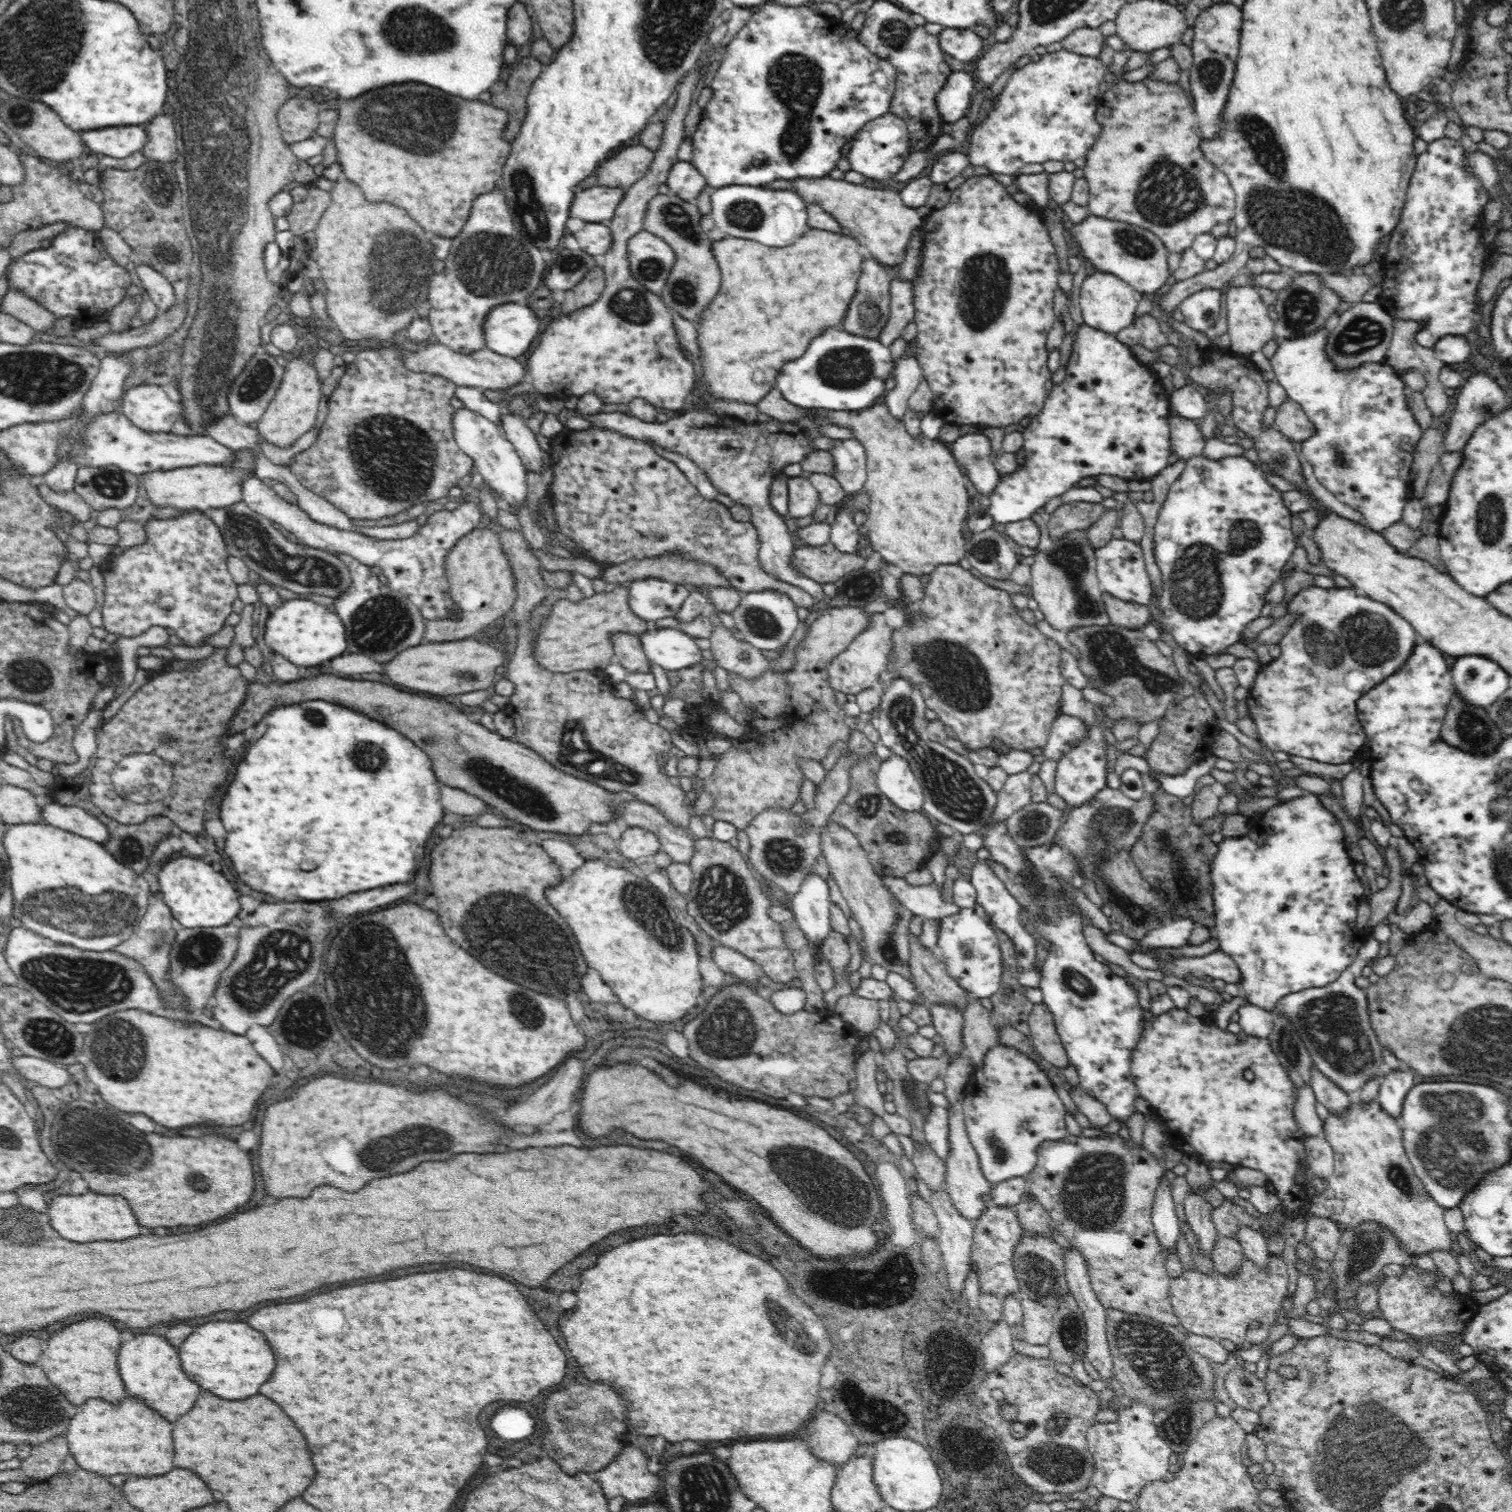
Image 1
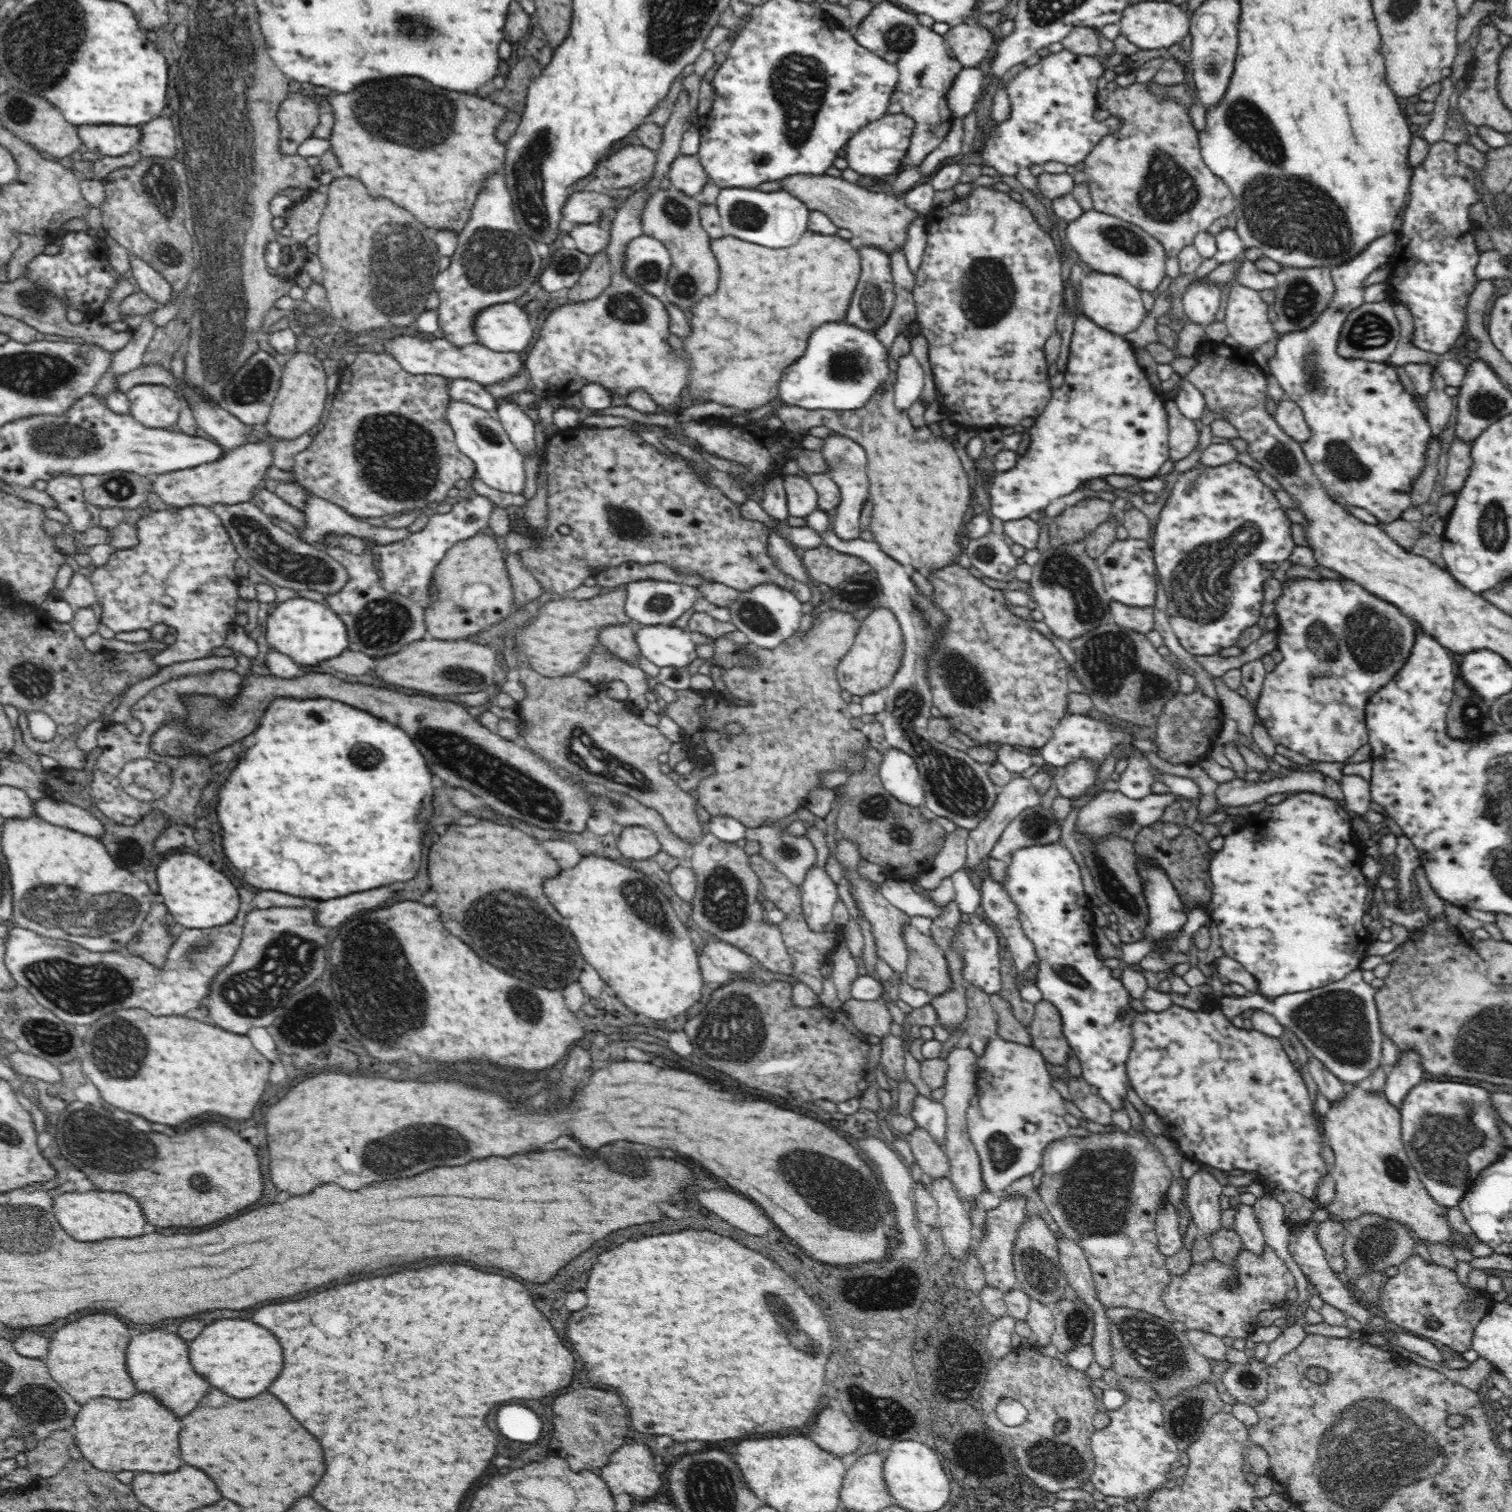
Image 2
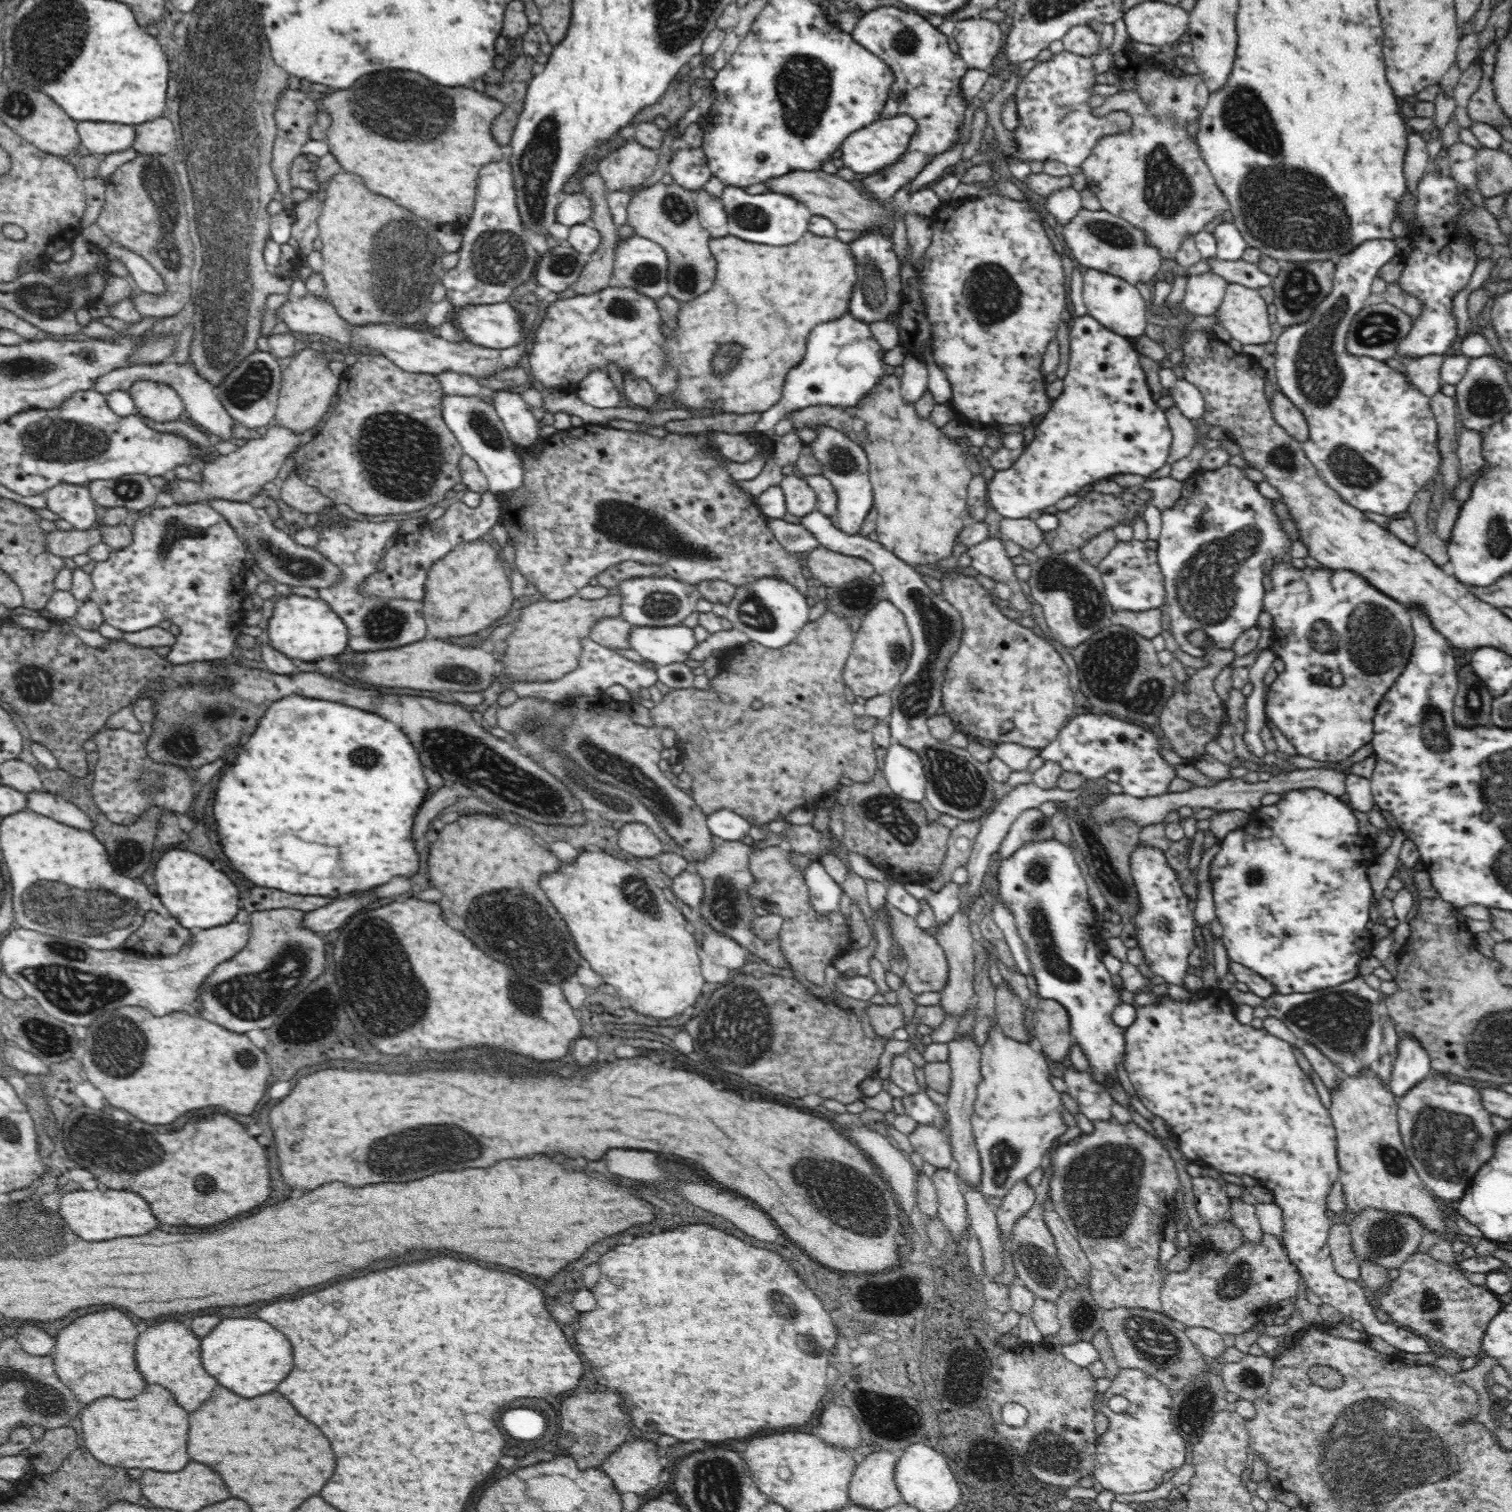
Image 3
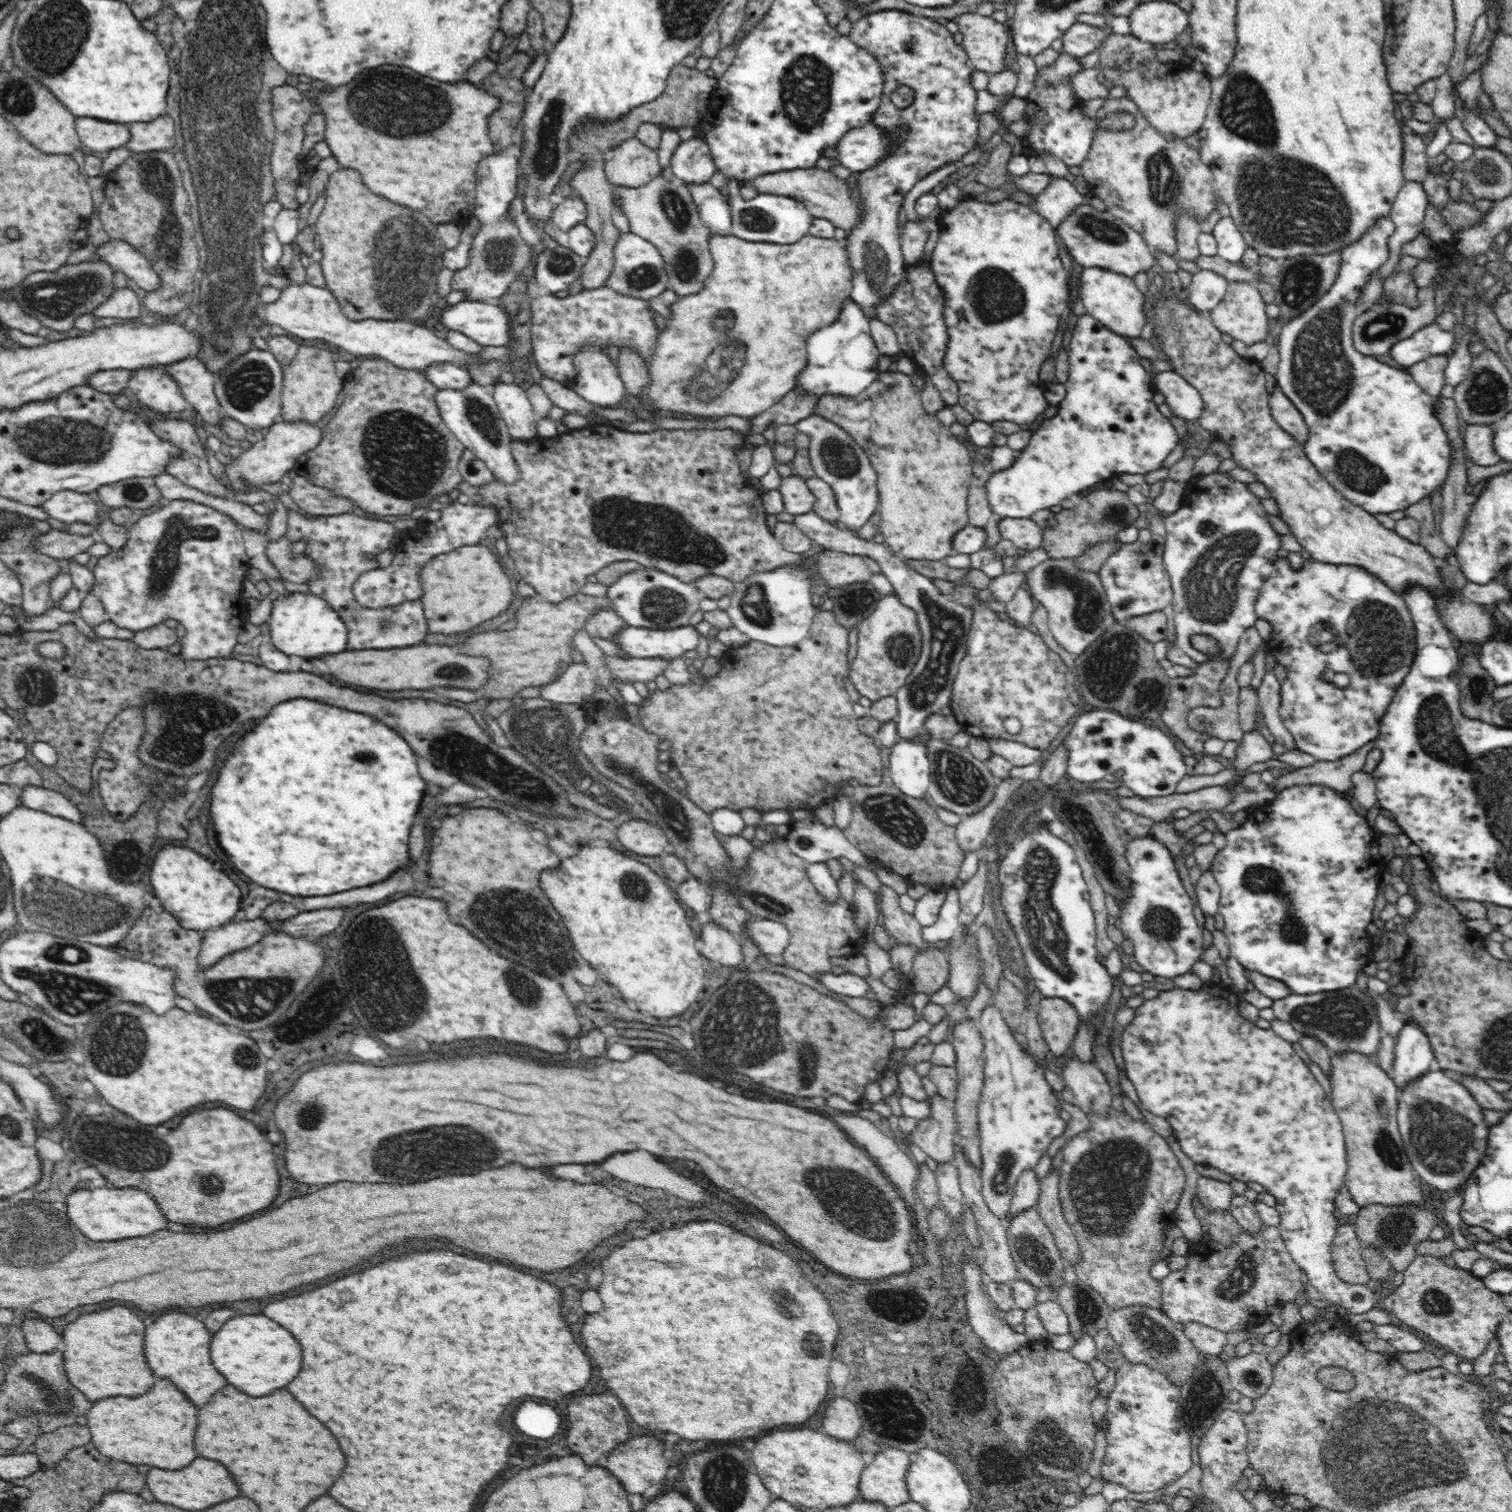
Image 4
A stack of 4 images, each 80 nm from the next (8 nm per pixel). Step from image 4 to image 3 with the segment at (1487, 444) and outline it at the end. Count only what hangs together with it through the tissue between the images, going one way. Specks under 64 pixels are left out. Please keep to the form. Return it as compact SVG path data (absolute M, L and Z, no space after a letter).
M1466 427L1457 436L1455 456L1457 456L1457 472L1459 481L1472 475L1481 465L1479 444L1482 432L1476 432Z

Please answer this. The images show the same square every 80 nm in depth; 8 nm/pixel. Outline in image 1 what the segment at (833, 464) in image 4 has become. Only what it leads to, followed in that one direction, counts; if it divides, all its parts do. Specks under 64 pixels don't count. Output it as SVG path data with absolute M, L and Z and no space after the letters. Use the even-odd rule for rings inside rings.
M858 439L838 440L827 450L835 464L832 475L842 485L849 498L864 490L866 453ZM846 503L846 507L837 511L831 524L829 542L841 553L859 553L864 542L858 532L858 527L854 522L854 517L852 517L852 509Z

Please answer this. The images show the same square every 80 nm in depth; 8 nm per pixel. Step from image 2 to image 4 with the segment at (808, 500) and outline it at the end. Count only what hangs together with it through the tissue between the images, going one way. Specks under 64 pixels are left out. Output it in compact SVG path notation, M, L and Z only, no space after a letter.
M800 476L784 477L779 487L785 512L794 516L803 515L813 510L815 496L808 488L805 479Z

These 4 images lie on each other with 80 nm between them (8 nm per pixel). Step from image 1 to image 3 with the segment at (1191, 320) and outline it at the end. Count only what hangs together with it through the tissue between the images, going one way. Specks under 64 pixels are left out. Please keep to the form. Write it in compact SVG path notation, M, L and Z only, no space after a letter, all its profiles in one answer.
M1211 271L1187 277L1182 306L1193 317L1213 316L1221 306L1229 282Z

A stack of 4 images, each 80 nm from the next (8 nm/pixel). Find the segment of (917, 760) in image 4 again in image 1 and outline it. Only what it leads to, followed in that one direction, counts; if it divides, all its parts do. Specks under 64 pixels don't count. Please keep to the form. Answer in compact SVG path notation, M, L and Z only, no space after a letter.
M896 754L890 755L879 764L876 784L880 792L911 816L923 811L922 785L910 763Z

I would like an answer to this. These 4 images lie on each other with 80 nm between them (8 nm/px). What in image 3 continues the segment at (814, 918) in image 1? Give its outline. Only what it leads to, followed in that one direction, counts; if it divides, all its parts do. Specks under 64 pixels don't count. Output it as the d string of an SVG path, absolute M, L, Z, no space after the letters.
M812 861L804 870L804 878L810 895L810 905L818 915L825 915L838 909L840 904L840 883L834 881L819 861Z

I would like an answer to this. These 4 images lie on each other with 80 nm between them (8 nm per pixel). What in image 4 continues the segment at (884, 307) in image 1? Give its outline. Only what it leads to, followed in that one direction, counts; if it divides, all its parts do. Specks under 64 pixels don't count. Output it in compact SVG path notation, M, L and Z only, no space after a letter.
M880 10L863 15L852 24L848 34L854 44L872 54L885 68L886 82L882 92L882 103L872 117L871 123L888 132L896 130L900 124L910 127L910 132L905 134L901 144L889 154L890 158L886 156L872 169L859 173L858 186L864 216L852 230L848 231L848 236L843 241L853 270L849 298L862 309L862 313L870 317L873 325L877 325L873 310L876 310L881 302L893 297L894 290L901 285L901 280L905 277L906 266L903 265L900 248L901 231L898 227L898 211L904 202L904 194L910 192L917 182L930 172L938 170L940 166L948 162L961 161L962 156L974 150L974 146L978 144L977 90L971 84L971 75L975 72L974 66L962 45L954 41L954 33L936 20L904 14L901 10L900 12Z

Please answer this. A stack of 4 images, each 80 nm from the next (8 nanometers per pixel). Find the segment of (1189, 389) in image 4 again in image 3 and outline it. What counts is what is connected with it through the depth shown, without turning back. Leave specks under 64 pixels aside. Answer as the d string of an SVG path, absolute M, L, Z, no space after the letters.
M1171 367L1160 368L1159 380L1186 418L1196 419L1205 414L1204 395L1191 382L1177 378Z

